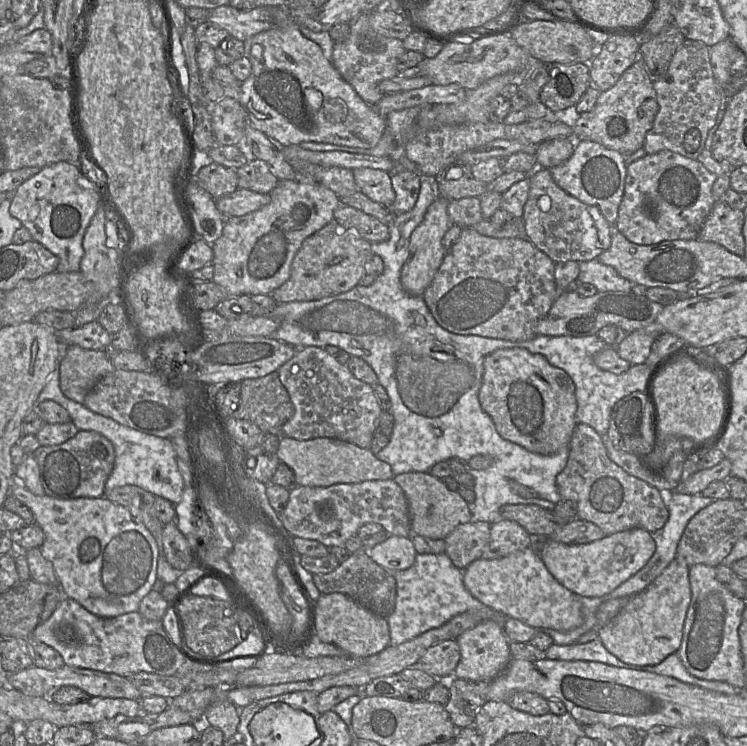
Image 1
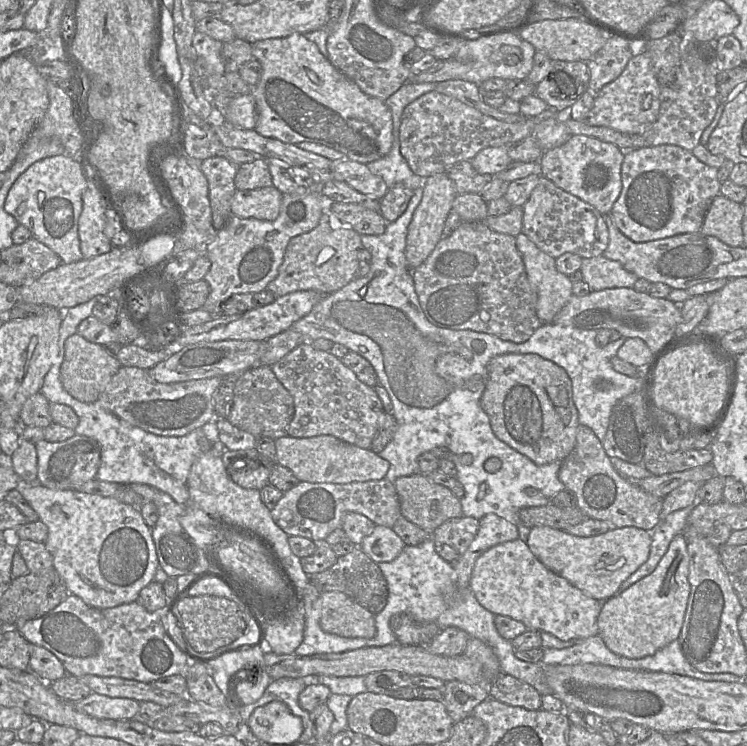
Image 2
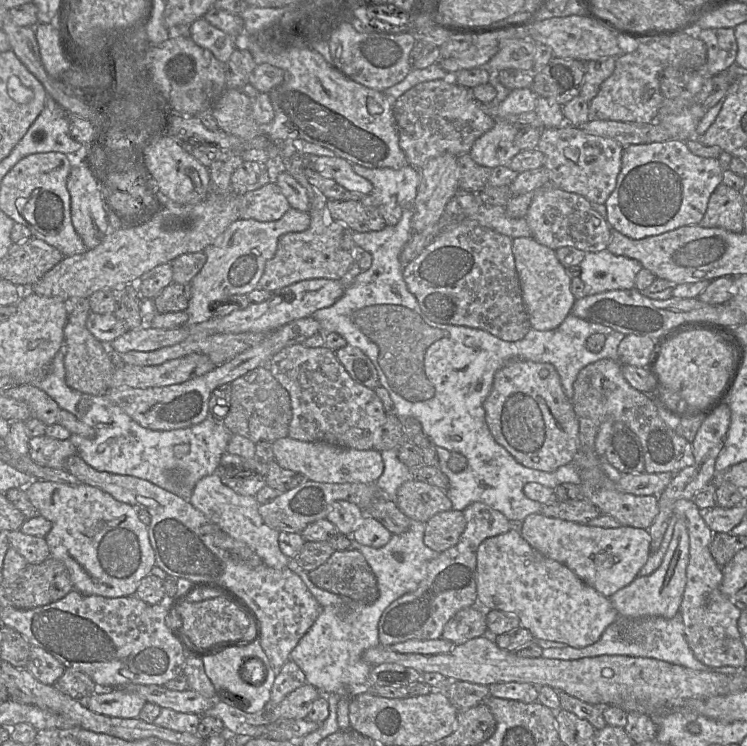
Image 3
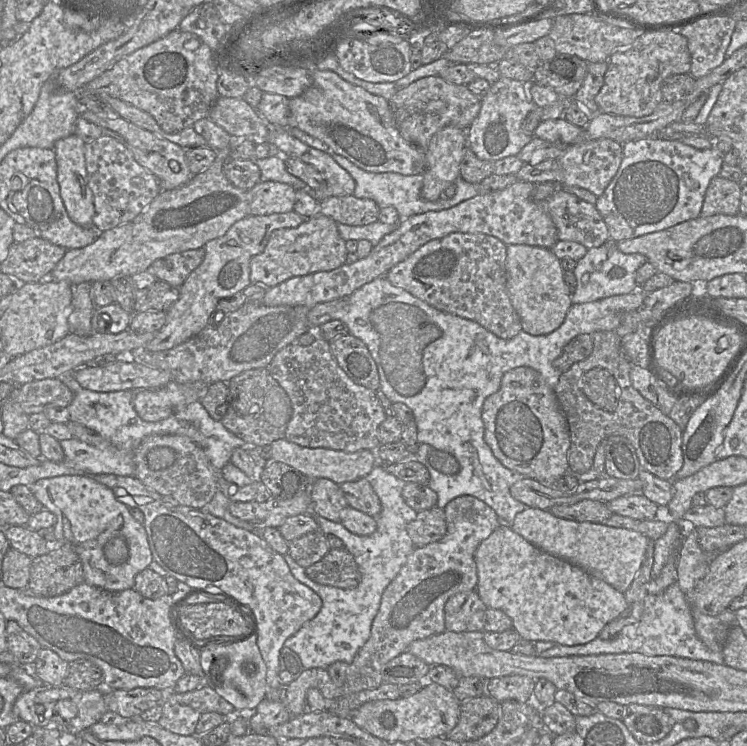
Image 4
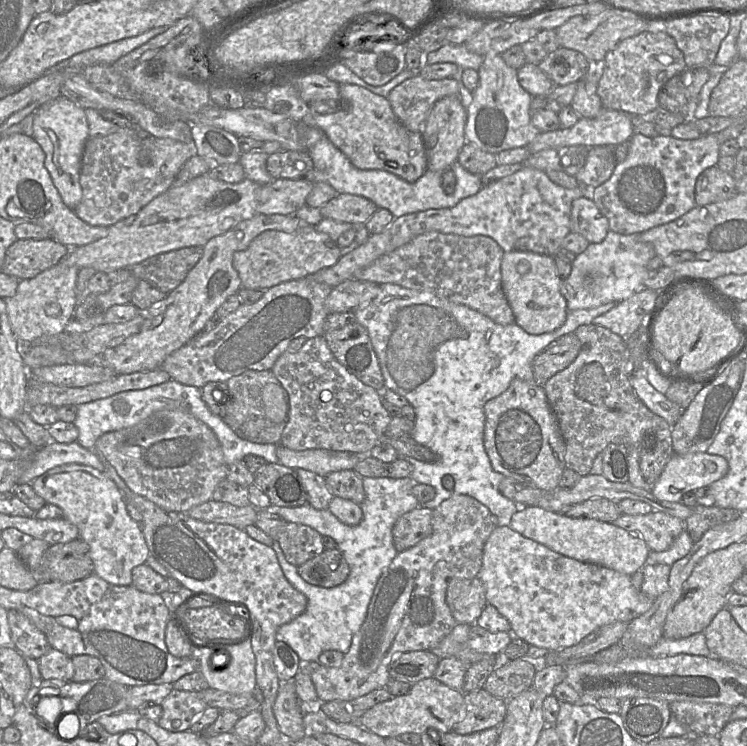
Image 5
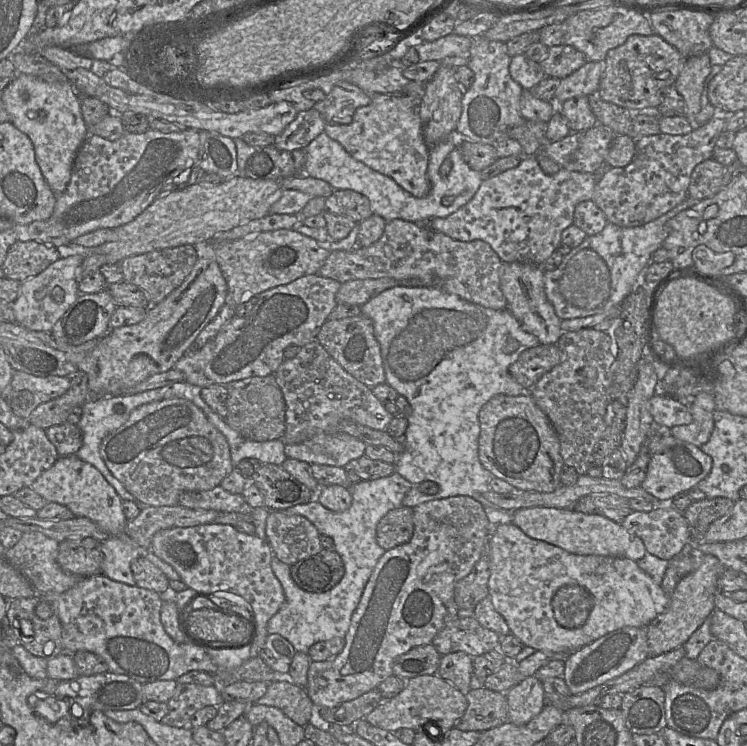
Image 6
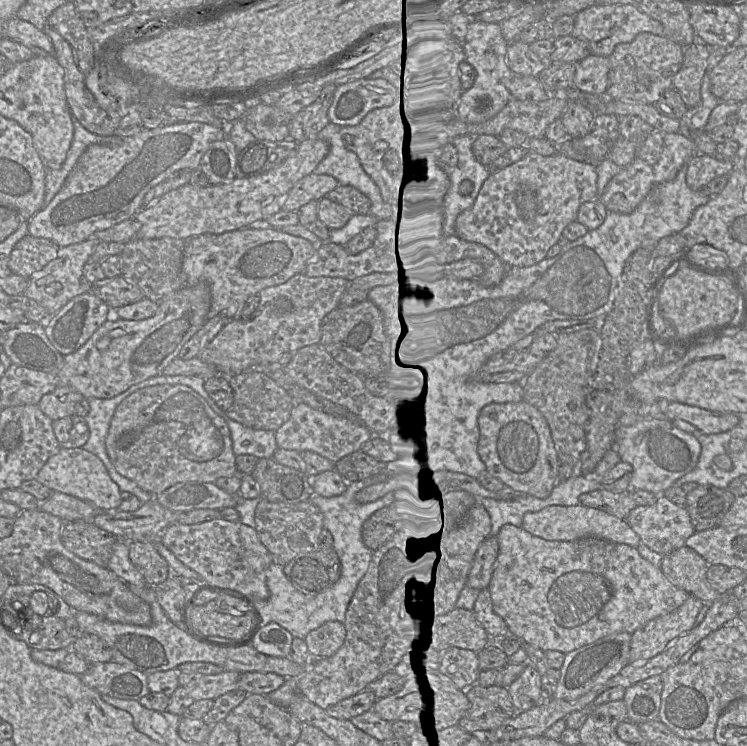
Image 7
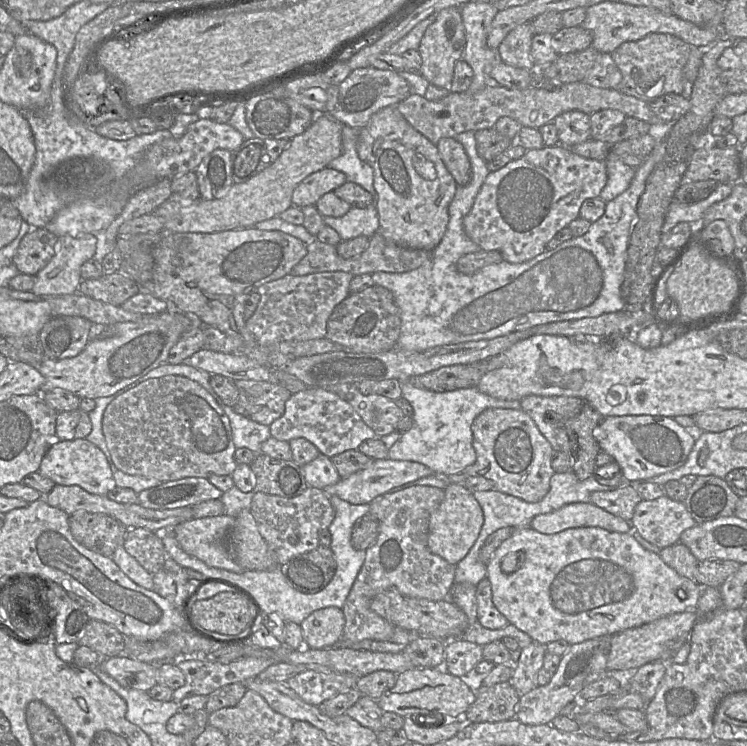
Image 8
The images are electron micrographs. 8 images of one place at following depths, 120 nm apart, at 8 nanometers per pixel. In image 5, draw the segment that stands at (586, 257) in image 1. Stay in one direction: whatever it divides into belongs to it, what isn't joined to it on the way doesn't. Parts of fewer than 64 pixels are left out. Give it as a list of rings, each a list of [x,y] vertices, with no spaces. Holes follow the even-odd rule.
[[[590,194],[572,202],[570,231],[582,235],[589,243],[602,242],[610,231],[608,220],[602,215]]]

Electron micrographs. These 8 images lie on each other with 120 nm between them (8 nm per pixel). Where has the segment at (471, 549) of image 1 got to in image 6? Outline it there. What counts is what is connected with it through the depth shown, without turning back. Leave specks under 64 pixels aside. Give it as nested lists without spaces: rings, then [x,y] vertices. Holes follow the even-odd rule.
[[[402,506],[390,510],[377,524],[376,540],[385,550],[411,540],[414,533],[413,508]]]

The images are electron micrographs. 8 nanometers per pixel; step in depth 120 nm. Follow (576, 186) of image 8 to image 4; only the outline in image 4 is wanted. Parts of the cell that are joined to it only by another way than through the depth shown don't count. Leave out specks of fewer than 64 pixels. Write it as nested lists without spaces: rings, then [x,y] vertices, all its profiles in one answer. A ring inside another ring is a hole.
[[[517,181],[503,190],[478,194],[449,209],[429,211],[401,219],[391,233],[373,246],[367,257],[352,263],[346,262],[331,271],[292,277],[268,288],[259,302],[266,306],[303,305],[311,309],[316,304],[348,296],[366,283],[385,276],[393,266],[427,242],[455,232],[491,235],[507,246],[526,244],[551,249],[558,241],[557,230],[547,212],[547,200],[537,202],[532,199],[535,186],[536,184],[531,182]]]

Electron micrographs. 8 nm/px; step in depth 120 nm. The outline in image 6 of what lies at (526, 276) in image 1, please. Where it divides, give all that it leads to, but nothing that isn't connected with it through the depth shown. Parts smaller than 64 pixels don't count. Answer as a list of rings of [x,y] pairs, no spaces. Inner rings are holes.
[[[394,219],[386,221],[381,238],[371,246],[330,251],[317,274],[340,283],[388,277],[401,281],[401,286],[437,287],[483,307],[501,310],[507,307],[500,287],[501,264],[498,254],[482,240],[459,241],[423,223]]]

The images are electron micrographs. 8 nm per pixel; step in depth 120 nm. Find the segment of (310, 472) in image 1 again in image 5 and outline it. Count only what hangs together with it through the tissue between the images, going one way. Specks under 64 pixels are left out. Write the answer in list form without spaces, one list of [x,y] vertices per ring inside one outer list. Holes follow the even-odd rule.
[[[280,443],[276,454],[281,465],[292,469],[305,469],[325,477],[331,472],[354,470],[356,464],[365,454],[327,449],[291,450]]]

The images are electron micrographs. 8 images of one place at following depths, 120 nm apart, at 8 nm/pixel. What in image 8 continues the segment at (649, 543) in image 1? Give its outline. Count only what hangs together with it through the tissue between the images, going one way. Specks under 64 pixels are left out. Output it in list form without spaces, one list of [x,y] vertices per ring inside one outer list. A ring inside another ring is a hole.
[[[576,502],[546,514],[535,516],[530,527],[543,534],[555,534],[569,528],[600,527],[611,532],[630,533],[631,523],[594,505]]]

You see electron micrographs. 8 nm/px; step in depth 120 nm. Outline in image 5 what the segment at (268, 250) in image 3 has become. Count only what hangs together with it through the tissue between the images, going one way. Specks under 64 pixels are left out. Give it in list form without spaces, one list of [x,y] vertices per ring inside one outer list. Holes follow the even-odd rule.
[[[256,214],[244,220],[226,233],[211,238],[203,247],[203,255],[188,272],[181,284],[169,292],[160,302],[143,314],[143,323],[138,333],[131,335],[121,344],[107,349],[103,354],[103,367],[111,369],[116,375],[146,372],[160,368],[171,353],[204,331],[220,305],[230,295],[241,289],[241,280],[233,267],[233,255],[248,248],[250,243],[267,230],[294,232],[301,226],[295,215]]]

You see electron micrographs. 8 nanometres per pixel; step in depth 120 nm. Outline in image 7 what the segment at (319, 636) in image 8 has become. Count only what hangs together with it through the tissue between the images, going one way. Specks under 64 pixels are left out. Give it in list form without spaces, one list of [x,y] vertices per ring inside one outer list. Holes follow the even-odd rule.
[[[328,621],[310,631],[304,641],[312,658],[327,658],[342,646],[345,635],[344,623]]]

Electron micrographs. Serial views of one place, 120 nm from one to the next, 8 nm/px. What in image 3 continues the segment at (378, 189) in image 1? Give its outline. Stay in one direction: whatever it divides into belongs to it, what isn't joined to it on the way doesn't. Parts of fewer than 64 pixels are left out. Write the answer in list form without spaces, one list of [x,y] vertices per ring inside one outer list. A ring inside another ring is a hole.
[[[303,155],[306,168],[333,178],[338,184],[351,192],[368,195],[373,188],[372,183],[355,173],[352,164],[339,157]]]

